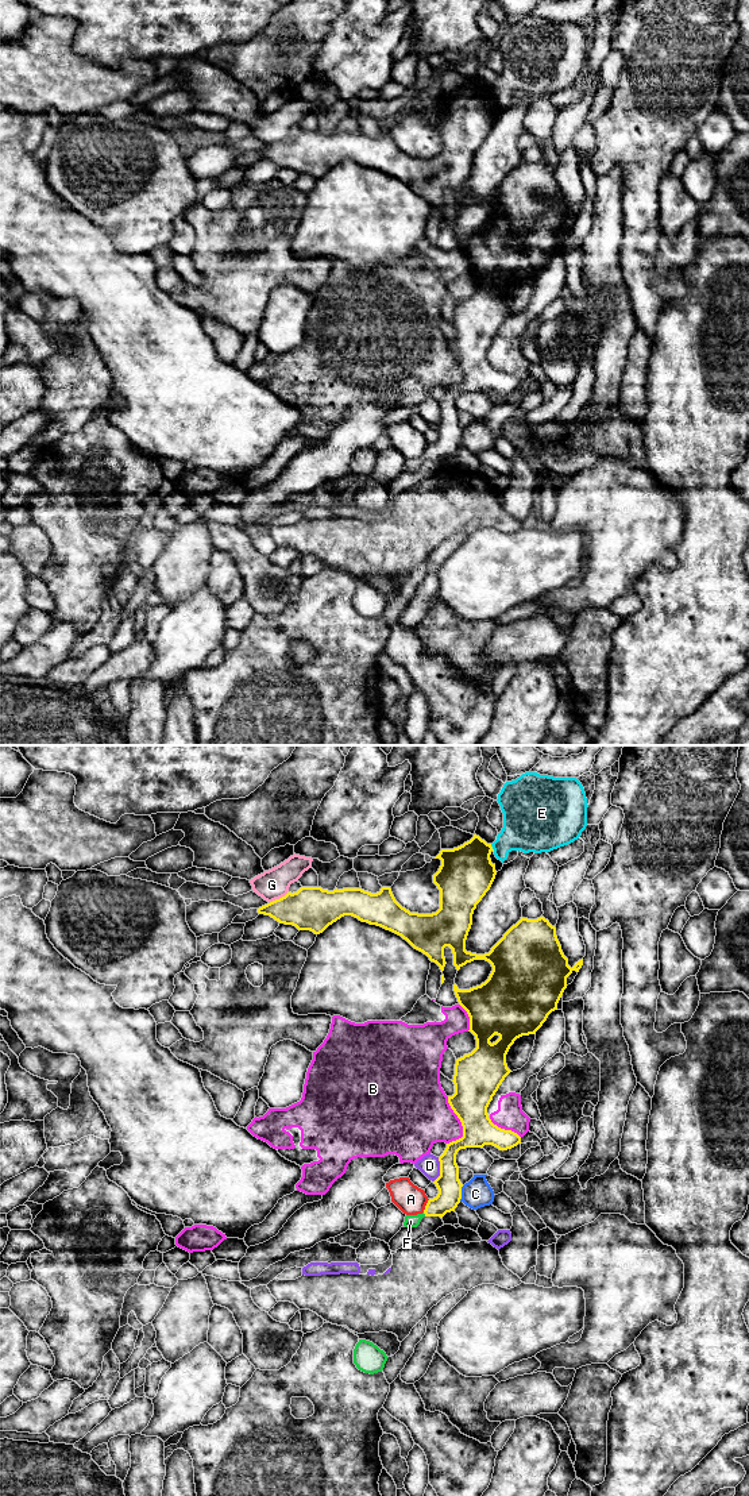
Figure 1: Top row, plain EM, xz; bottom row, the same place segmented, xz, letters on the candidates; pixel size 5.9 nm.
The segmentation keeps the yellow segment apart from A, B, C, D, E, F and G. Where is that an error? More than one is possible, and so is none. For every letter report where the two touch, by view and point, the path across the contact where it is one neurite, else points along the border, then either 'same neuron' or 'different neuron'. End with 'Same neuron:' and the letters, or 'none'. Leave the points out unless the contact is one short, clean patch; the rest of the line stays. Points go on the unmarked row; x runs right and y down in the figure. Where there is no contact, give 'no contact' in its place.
A: contact xz (425, 450); border xz (429, 443), (423, 455); different neuron
B: contact xz (462, 367); different neuron
C: contact xz (460, 438); border xz (463, 430), (459, 444); different neuron
D: contact xz (440, 413); border xz (439, 401), (439, 420), (433, 425); different neuron
E: contact xz (491, 92); border xz (490, 88), (494, 95); different neuron
F: contact xz (424, 457); way xz (450, 432), (424, 457), (410, 465); same neuron
G: contact xz (280, 142); different neuron
Same neuron: F

